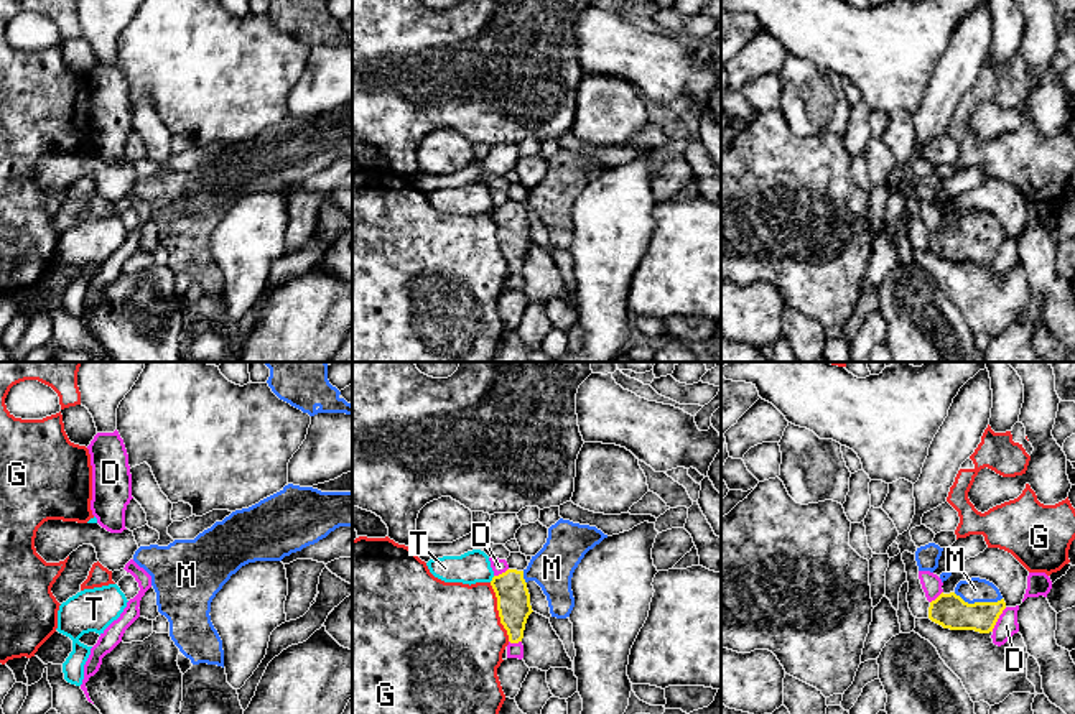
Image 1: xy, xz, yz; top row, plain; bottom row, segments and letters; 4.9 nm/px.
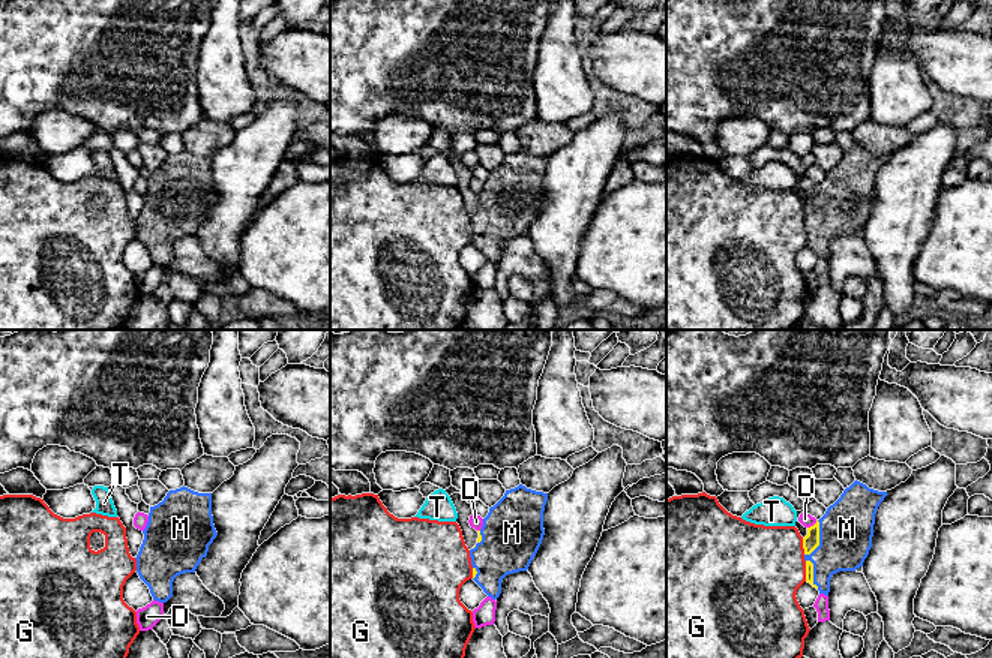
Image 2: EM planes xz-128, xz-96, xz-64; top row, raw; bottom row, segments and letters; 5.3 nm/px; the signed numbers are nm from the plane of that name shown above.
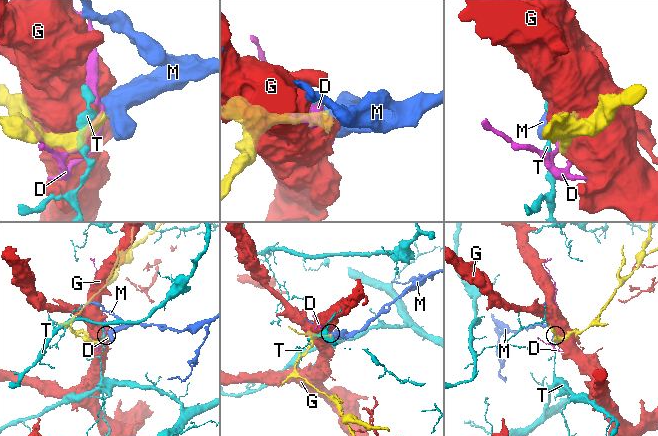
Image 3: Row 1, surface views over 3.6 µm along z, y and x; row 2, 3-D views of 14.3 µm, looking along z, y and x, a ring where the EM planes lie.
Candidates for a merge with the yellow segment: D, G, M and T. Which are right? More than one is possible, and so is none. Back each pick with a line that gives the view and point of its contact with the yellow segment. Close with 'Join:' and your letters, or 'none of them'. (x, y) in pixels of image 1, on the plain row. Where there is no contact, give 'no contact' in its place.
M: contact yz (978, 234)
Join: M

